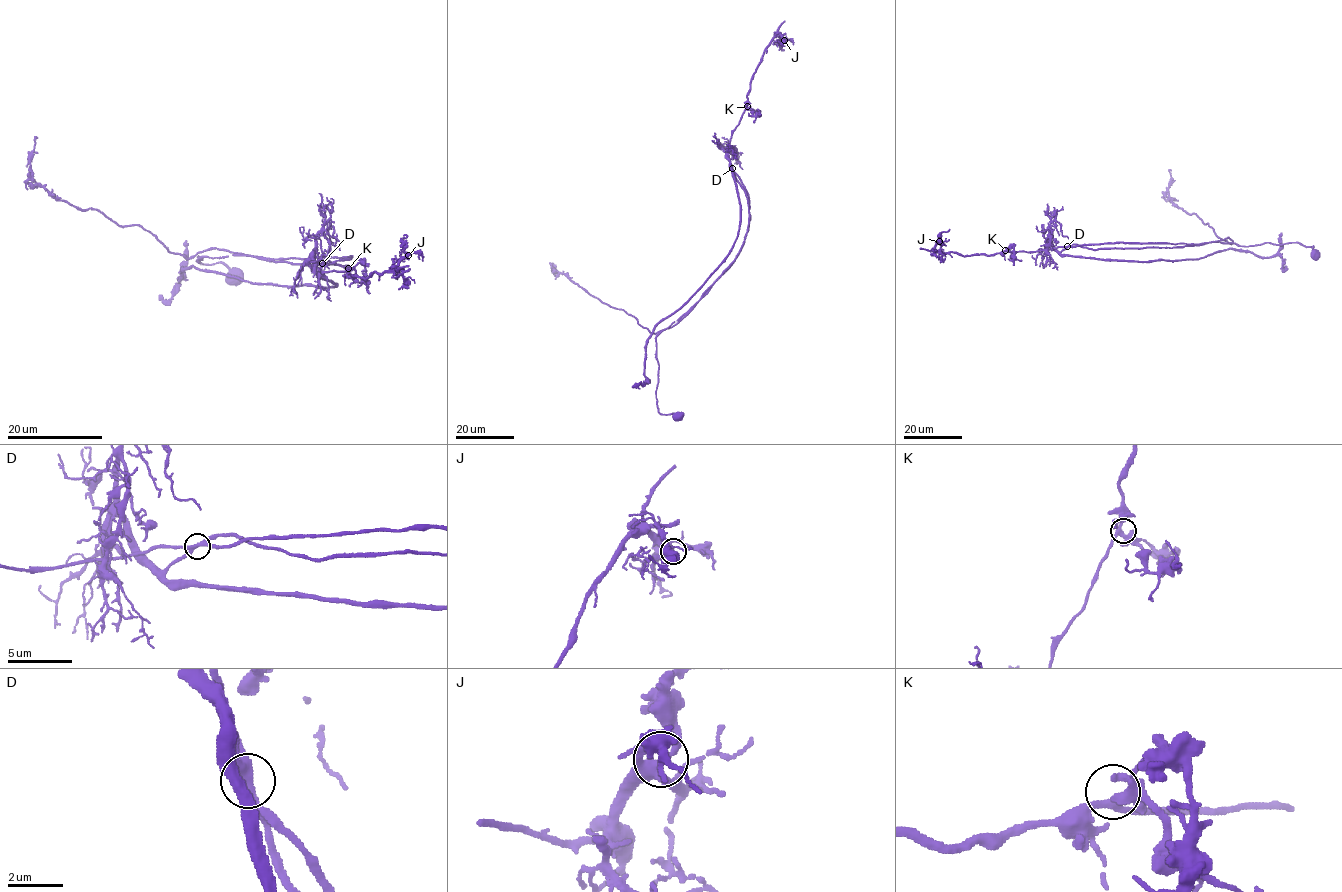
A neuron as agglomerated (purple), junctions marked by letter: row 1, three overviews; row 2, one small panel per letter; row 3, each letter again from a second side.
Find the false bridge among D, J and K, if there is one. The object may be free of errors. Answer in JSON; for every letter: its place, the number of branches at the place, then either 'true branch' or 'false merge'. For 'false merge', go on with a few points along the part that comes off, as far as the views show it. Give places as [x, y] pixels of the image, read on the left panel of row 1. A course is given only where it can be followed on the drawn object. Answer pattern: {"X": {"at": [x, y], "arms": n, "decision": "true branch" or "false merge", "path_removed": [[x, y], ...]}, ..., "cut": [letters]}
{"D": {"at": [322, 263], "arms": 4, "decision": "false merge", "path_removed": [[323, 263], [350, 256], [171, 252], [142, 227], [56, 200], [31, 175], [36, 138]]}, "J": {"at": [408, 255], "arms": 4, "decision": "true branch"}, "K": {"at": [348, 268], "arms": 4, "decision": "true branch"}, "cut": ["D"]}

